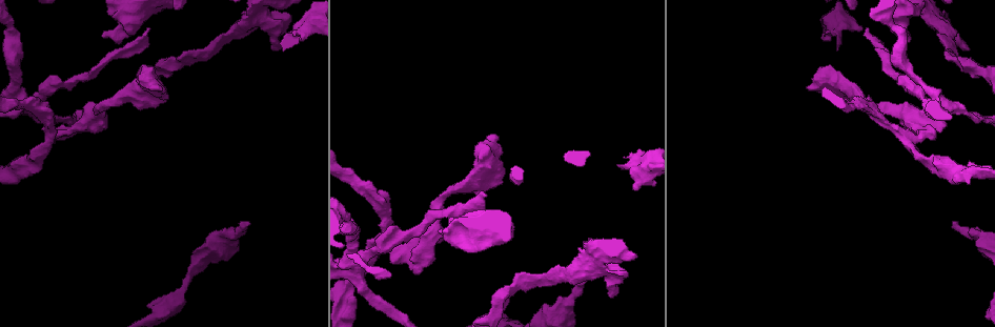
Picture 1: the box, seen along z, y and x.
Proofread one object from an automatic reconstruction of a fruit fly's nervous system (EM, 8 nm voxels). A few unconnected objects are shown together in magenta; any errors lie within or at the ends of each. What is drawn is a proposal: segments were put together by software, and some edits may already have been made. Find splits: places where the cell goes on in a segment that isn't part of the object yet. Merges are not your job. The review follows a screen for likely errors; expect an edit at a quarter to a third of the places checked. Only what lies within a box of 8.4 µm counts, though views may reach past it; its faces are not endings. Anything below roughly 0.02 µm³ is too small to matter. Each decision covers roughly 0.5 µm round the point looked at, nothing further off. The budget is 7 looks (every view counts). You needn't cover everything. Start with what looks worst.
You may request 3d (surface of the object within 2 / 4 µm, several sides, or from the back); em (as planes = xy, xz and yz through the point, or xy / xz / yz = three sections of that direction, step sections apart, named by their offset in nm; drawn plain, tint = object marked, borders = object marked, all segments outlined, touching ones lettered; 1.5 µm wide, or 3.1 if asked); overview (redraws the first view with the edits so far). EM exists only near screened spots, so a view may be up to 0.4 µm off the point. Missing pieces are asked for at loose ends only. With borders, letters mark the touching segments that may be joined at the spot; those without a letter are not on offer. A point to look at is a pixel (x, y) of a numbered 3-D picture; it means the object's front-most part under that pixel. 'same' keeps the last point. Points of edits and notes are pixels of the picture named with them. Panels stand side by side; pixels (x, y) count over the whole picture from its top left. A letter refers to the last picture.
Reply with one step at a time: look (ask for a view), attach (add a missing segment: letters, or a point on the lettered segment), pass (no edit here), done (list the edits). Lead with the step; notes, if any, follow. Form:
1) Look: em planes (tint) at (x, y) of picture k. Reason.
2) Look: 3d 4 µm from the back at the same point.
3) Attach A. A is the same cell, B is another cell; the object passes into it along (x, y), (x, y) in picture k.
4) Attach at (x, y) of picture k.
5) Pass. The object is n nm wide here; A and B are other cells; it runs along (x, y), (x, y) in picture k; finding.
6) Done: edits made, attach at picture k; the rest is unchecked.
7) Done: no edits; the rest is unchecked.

Look: em yz step 4 (tint) at (583, 284) of picture 1. Free end.

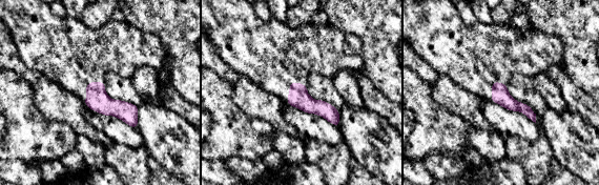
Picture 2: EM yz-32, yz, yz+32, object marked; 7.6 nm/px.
Look: em xz step 4 (borders) at the same point.

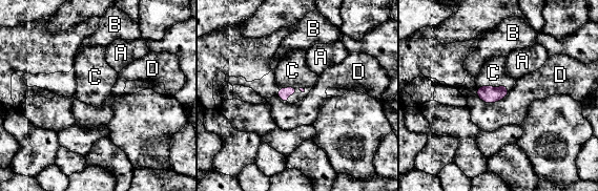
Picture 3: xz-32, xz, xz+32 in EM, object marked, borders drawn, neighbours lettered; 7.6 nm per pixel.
Attach C. C is the same cell, A, B and D are other cells; the cell continues.

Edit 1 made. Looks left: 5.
Look: 3d 2 µm at (103, 37) of picture 1. Branch stops here.

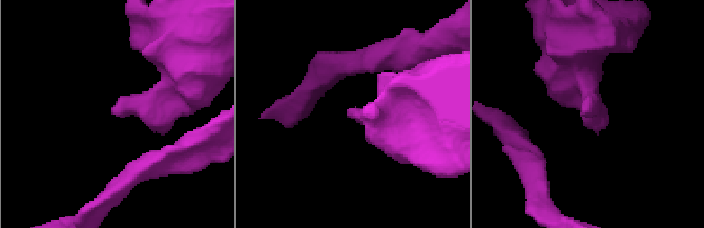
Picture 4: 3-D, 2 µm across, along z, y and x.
Look: em planes (tint) at (114, 112) of picture 4.

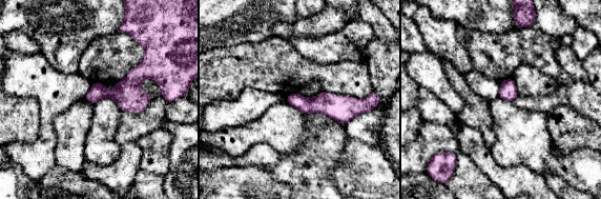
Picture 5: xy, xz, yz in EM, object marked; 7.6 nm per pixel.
Look: em planes (borders) at the same point. See the neighbours.

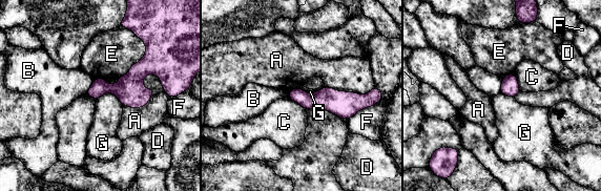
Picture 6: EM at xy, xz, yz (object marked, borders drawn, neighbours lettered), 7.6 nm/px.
Pass. A, B, C, D, E, F and G are other cells; a border runs along (95, 79), (86, 93) in picture 6; no lettered segment goes on from it.

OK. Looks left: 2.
Done: edits made, attach at picture 3; the rest is unchecked.

